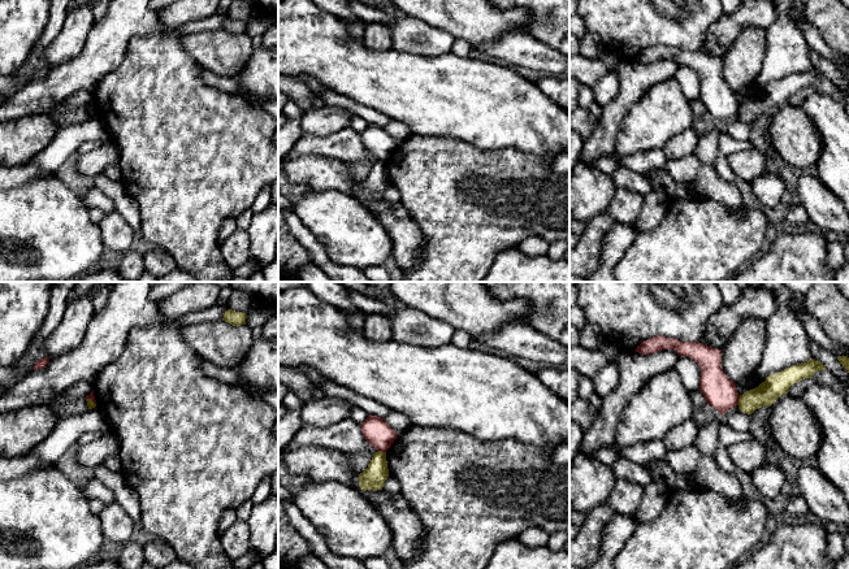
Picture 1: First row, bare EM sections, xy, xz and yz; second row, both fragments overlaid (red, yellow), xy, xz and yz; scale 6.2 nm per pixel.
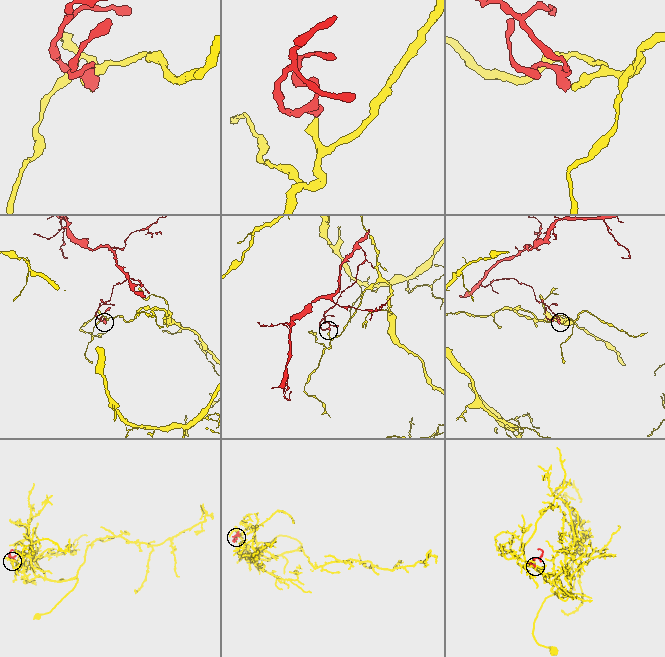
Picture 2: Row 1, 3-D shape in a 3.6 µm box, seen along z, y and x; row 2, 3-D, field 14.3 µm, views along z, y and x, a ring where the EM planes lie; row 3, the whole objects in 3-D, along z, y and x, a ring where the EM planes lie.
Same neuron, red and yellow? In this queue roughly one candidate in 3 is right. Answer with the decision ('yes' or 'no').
no

